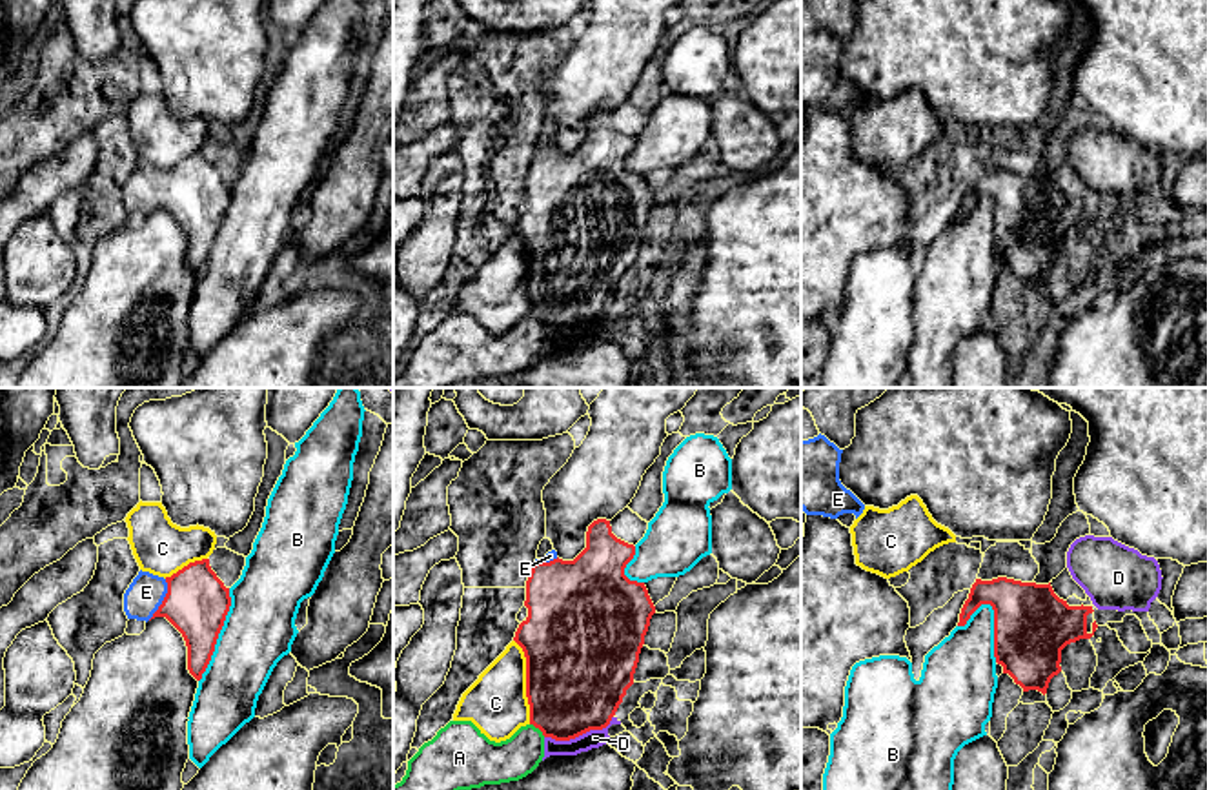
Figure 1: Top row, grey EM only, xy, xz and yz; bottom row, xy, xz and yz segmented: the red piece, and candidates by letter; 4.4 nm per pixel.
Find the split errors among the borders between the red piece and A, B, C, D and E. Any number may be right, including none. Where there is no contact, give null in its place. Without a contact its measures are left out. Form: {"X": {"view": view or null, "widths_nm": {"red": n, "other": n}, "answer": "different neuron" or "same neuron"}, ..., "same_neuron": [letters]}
{"A": {"view": "xz", "widths_nm": {"red": 440, "other": 190}, "answer": "different neuron"}, "B": {"view": "xy", "widths_nm": {"red": 280, "other": 320}, "answer": "different neuron"}, "C": {"view": "xz", "widths_nm": {"red": 480, "other": 280}, "answer": "different neuron"}, "D": {"view": "xz", "widths_nm": {"red": 440, "other": 80}, "answer": "different neuron"}, "E": {"view": "xy", "widths_nm": {"red": 280, "other": 160}, "answer": "same neuron"}, "same_neuron": ["E"]}

